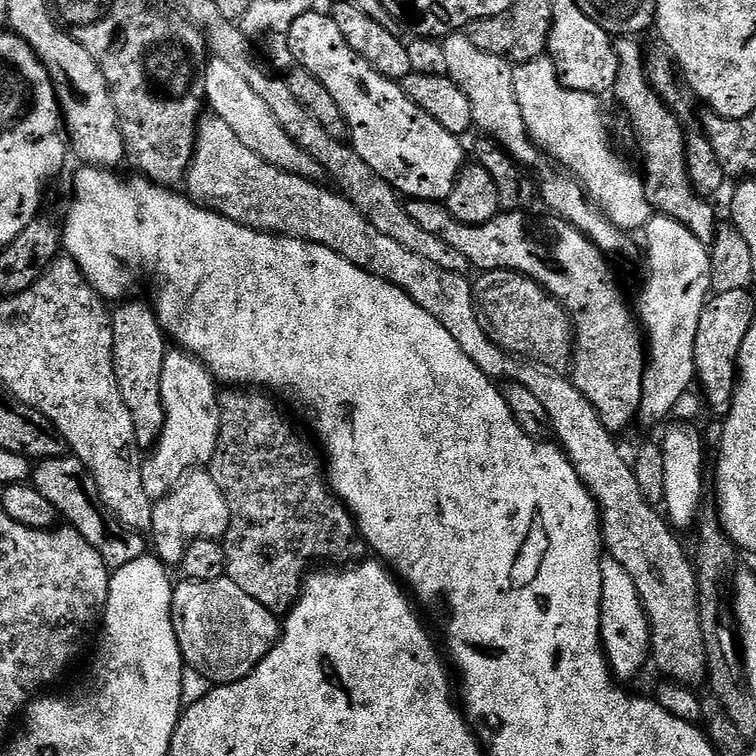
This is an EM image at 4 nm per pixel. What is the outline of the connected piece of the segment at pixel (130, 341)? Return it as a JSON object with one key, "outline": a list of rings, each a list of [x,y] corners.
{"outline":[[[130,301],[117,305],[118,308],[114,308],[110,316],[113,364],[119,392],[134,418],[136,443],[141,449],[150,450],[159,440],[165,422],[164,404],[159,396],[159,380],[168,353],[168,340],[152,306],[145,301]]]}

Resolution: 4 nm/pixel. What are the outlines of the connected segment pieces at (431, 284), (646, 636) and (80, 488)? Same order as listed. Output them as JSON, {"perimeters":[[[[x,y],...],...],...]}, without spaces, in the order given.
{"perimeters":[[[[215,116],[208,118],[199,121],[194,155],[184,176],[184,183],[186,182],[188,188],[186,192],[191,199],[211,211],[223,213],[224,216],[248,228],[296,236],[314,244],[325,244],[327,248],[332,248],[351,264],[366,268],[372,275],[383,278],[387,289],[397,288],[407,294],[413,302],[412,309],[415,312],[425,312],[430,318],[431,316],[436,318],[438,320],[436,322],[454,337],[459,348],[487,374],[489,379],[493,379],[496,372],[504,372],[508,364],[515,364],[518,358],[505,353],[504,349],[492,340],[484,322],[480,319],[470,280],[468,282],[464,276],[459,276],[457,273],[442,273],[396,241],[378,238],[365,217],[344,195],[337,191],[334,193],[296,174],[280,170],[281,167],[267,162],[244,146],[226,122]]],[[[604,558],[600,561],[602,570],[602,598],[600,599],[600,642],[604,650],[616,650],[616,664],[620,664],[620,671],[615,674],[621,681],[628,680],[640,667],[650,652],[652,643],[652,629],[648,627],[647,616],[643,614],[643,605],[630,600],[636,594],[636,587],[622,565],[617,560]]],[[[65,454],[61,457],[47,457],[42,461],[34,472],[32,484],[57,508],[59,515],[72,524],[73,529],[80,536],[86,538],[94,547],[99,550],[104,563],[109,569],[121,568],[128,562],[136,561],[147,553],[145,535],[136,530],[117,528],[113,534],[108,534],[106,524],[100,516],[99,510],[88,502],[88,490],[86,488],[87,477],[82,476],[82,465],[76,457]]]]}

